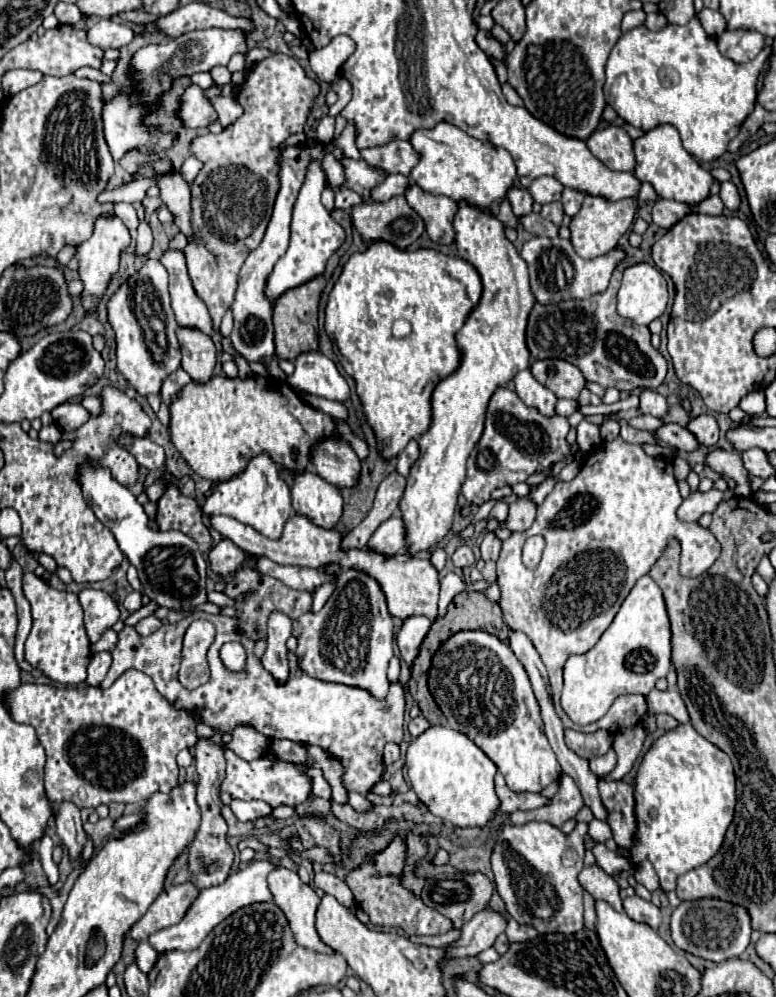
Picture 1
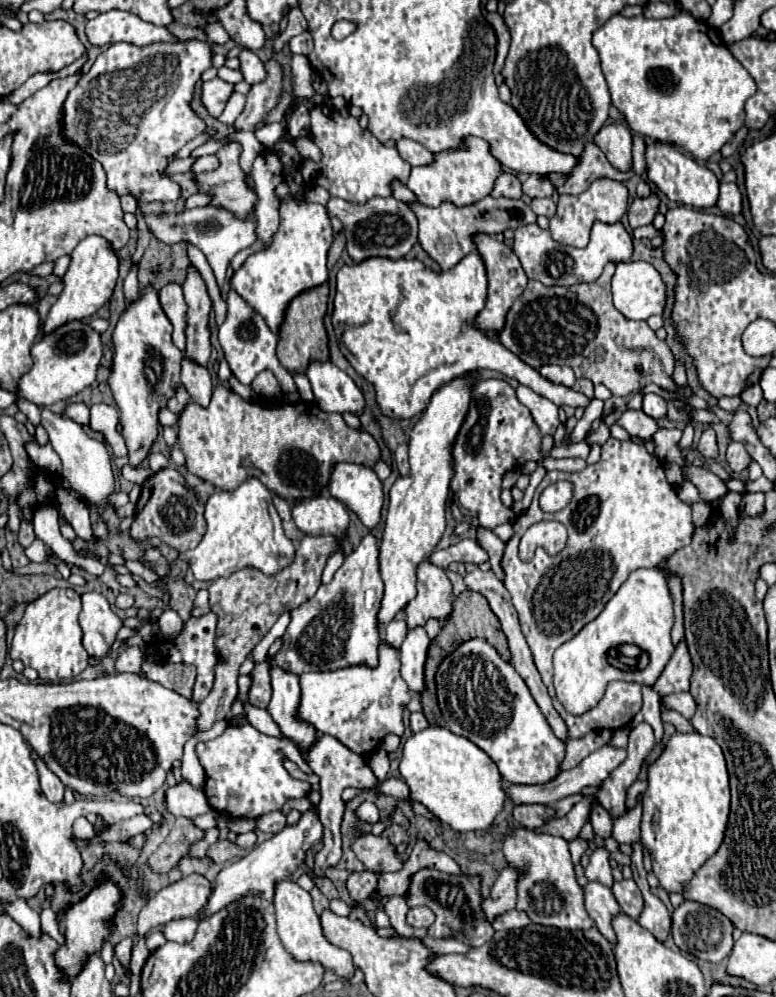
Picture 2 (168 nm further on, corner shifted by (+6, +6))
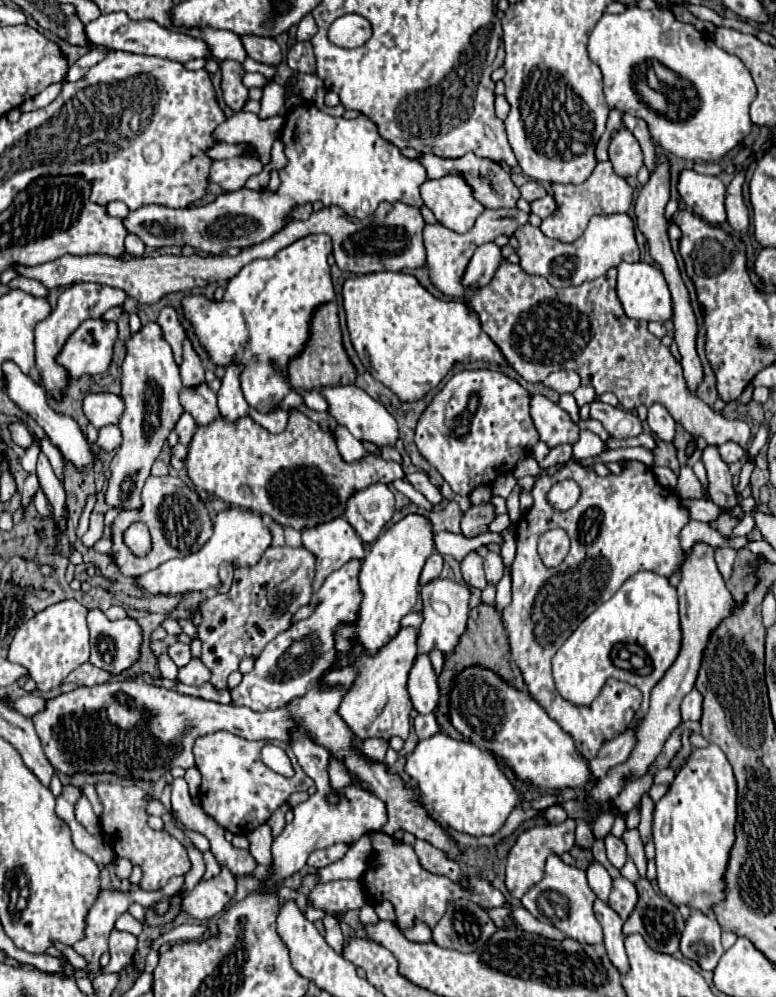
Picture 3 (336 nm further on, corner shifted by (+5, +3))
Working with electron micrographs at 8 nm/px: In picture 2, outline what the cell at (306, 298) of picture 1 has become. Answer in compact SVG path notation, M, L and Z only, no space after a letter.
M323 283L323 285L317 285L313 289L299 293L287 305L285 319L279 327L277 357L289 373L303 371L303 365L307 365L307 361L327 361L329 359L327 333L325 333L325 325L323 325L323 315L327 311L327 297L329 297L329 287L327 287L327 283Z

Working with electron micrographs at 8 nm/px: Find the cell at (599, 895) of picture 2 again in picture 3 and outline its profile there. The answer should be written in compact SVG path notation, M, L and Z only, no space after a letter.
M596 900L594 912L598 922L604 928L604 946L606 946L606 954L610 962L616 966L620 974L626 974L630 966L626 960L626 950L624 950L624 934L622 934L624 920L616 916L616 912L612 912L612 908L608 908L608 904L602 900Z

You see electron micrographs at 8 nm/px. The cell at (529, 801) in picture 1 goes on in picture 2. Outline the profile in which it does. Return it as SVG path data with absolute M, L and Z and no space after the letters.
M601 747L597 749L595 753L587 755L575 769L571 771L565 771L565 773L559 773L555 779L543 783L543 785L511 785L507 781L503 781L503 791L509 795L509 799L517 805L521 803L541 803L541 805L553 805L573 793L581 793L585 787L595 787L595 785L601 785L609 775L611 771L615 771L627 757L627 751L625 749L617 749L617 747Z

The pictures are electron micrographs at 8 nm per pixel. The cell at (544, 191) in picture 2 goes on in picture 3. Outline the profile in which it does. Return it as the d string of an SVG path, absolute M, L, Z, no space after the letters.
M528 180L528 182L526 182L524 186L520 186L518 190L520 190L520 196L522 196L526 202L534 202L534 200L538 200L538 198L542 198L542 196L546 194L544 186L542 186L540 182L536 182L536 180Z

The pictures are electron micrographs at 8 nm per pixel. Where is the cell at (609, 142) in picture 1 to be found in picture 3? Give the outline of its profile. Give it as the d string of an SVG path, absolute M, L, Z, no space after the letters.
M620 128L620 132L610 142L610 162L618 176L636 176L642 166L642 150L638 140L628 128Z

